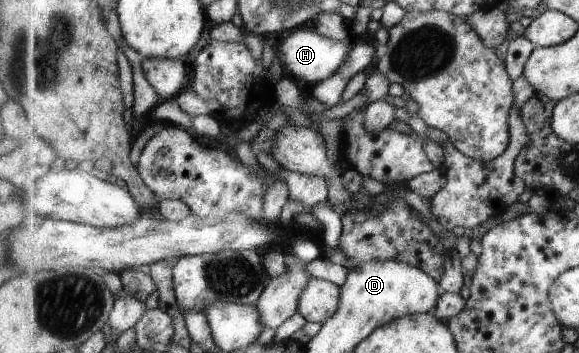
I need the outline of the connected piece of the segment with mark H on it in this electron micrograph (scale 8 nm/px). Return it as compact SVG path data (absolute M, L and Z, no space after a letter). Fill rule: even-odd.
M309 24L292 31L274 49L276 49L285 72L296 77L296 79L304 79L312 87L316 83L329 78L332 74L337 74L342 63L349 57L349 51L353 45L353 41L336 41L323 36Z

